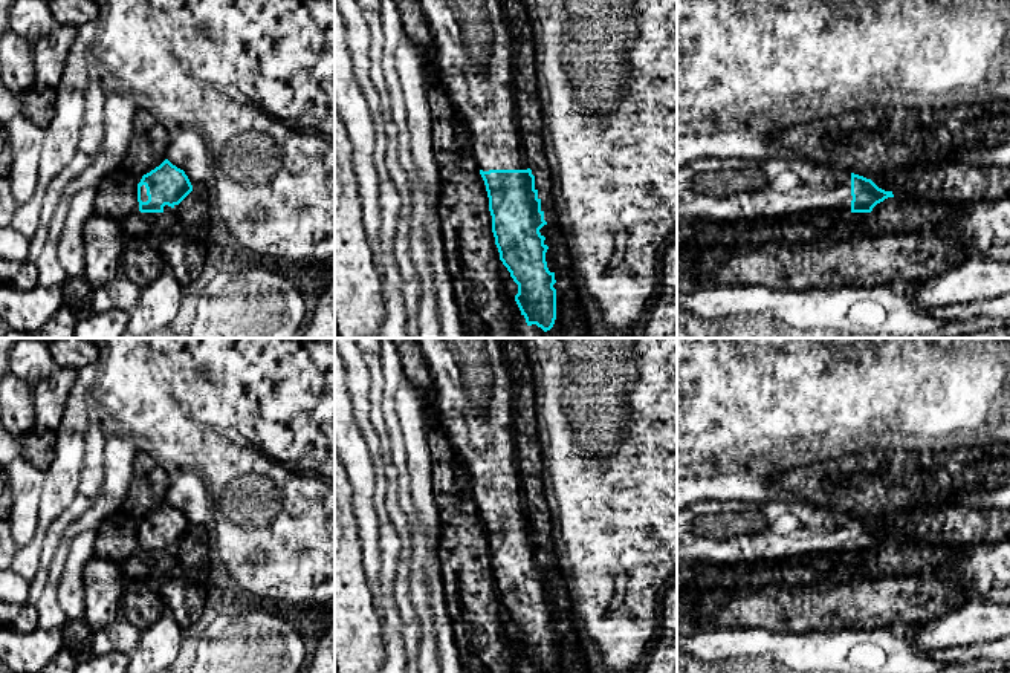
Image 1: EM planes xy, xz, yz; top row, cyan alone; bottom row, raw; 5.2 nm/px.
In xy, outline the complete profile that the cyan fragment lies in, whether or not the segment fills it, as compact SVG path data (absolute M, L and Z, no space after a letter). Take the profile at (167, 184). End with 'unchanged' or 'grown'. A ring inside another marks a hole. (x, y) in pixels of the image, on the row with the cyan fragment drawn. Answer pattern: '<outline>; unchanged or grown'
M165 159L159 167L144 174L138 184L141 213L168 213L179 205L193 185L183 170Z; grown

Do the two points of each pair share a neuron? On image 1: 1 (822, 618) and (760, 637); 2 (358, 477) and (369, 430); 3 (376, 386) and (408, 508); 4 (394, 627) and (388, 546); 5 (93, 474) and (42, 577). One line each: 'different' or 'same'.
1: different
2: different
3: different
4: same
5: same

